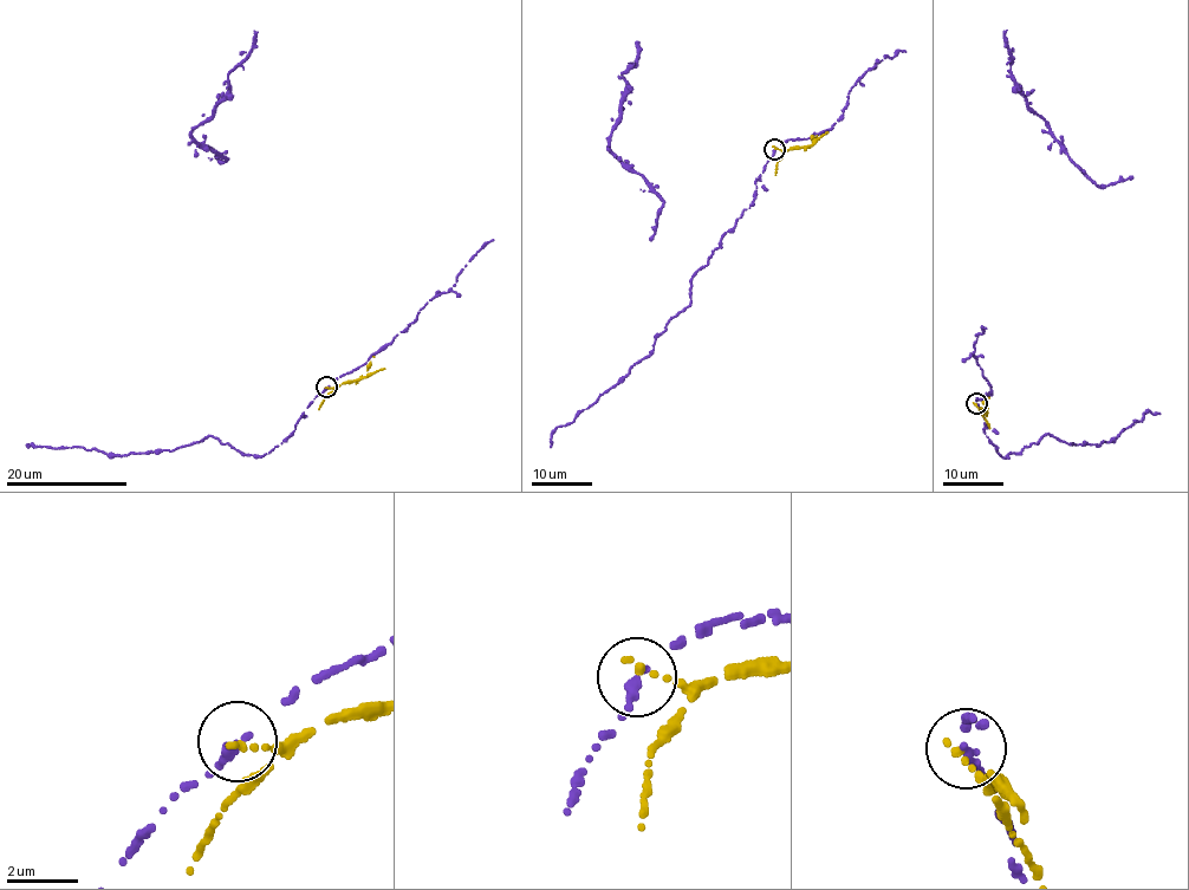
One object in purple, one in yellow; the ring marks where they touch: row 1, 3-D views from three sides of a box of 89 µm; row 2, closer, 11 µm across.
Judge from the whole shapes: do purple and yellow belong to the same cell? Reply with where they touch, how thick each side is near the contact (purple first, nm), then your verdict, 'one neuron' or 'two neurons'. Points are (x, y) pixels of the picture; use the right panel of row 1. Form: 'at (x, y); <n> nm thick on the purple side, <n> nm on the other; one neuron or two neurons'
at (976, 403); 280 nm thick on the purple side, 200 nm on the other; two neurons

